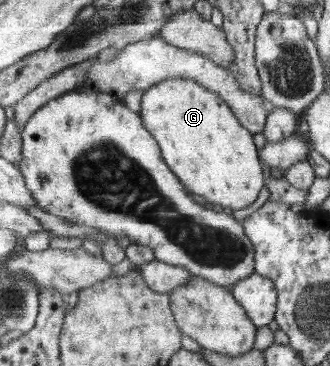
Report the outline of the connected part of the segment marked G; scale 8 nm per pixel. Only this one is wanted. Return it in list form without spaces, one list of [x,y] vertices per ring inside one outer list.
[[[172,78],[143,92],[142,120],[158,140],[162,156],[187,186],[218,209],[242,210],[254,204],[267,184],[254,136],[234,116],[222,96],[192,79]]]

